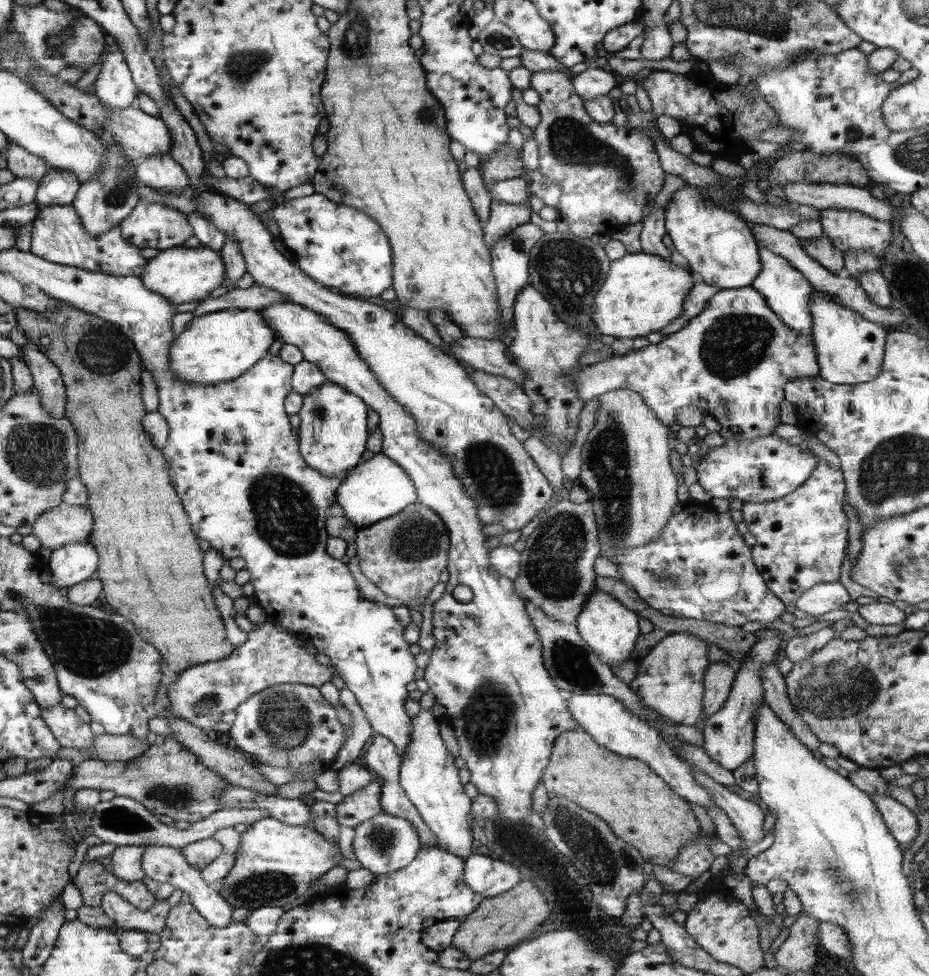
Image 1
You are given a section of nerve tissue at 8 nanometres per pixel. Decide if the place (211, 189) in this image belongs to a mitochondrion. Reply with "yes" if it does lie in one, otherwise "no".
no

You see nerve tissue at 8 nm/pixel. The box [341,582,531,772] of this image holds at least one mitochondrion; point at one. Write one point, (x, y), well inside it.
(487, 714)

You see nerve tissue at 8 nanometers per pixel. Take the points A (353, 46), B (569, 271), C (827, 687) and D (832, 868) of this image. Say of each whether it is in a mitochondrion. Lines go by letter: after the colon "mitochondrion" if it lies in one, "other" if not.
A: mitochondrion
B: mitochondrion
C: mitochondrion
D: mitochondrion

